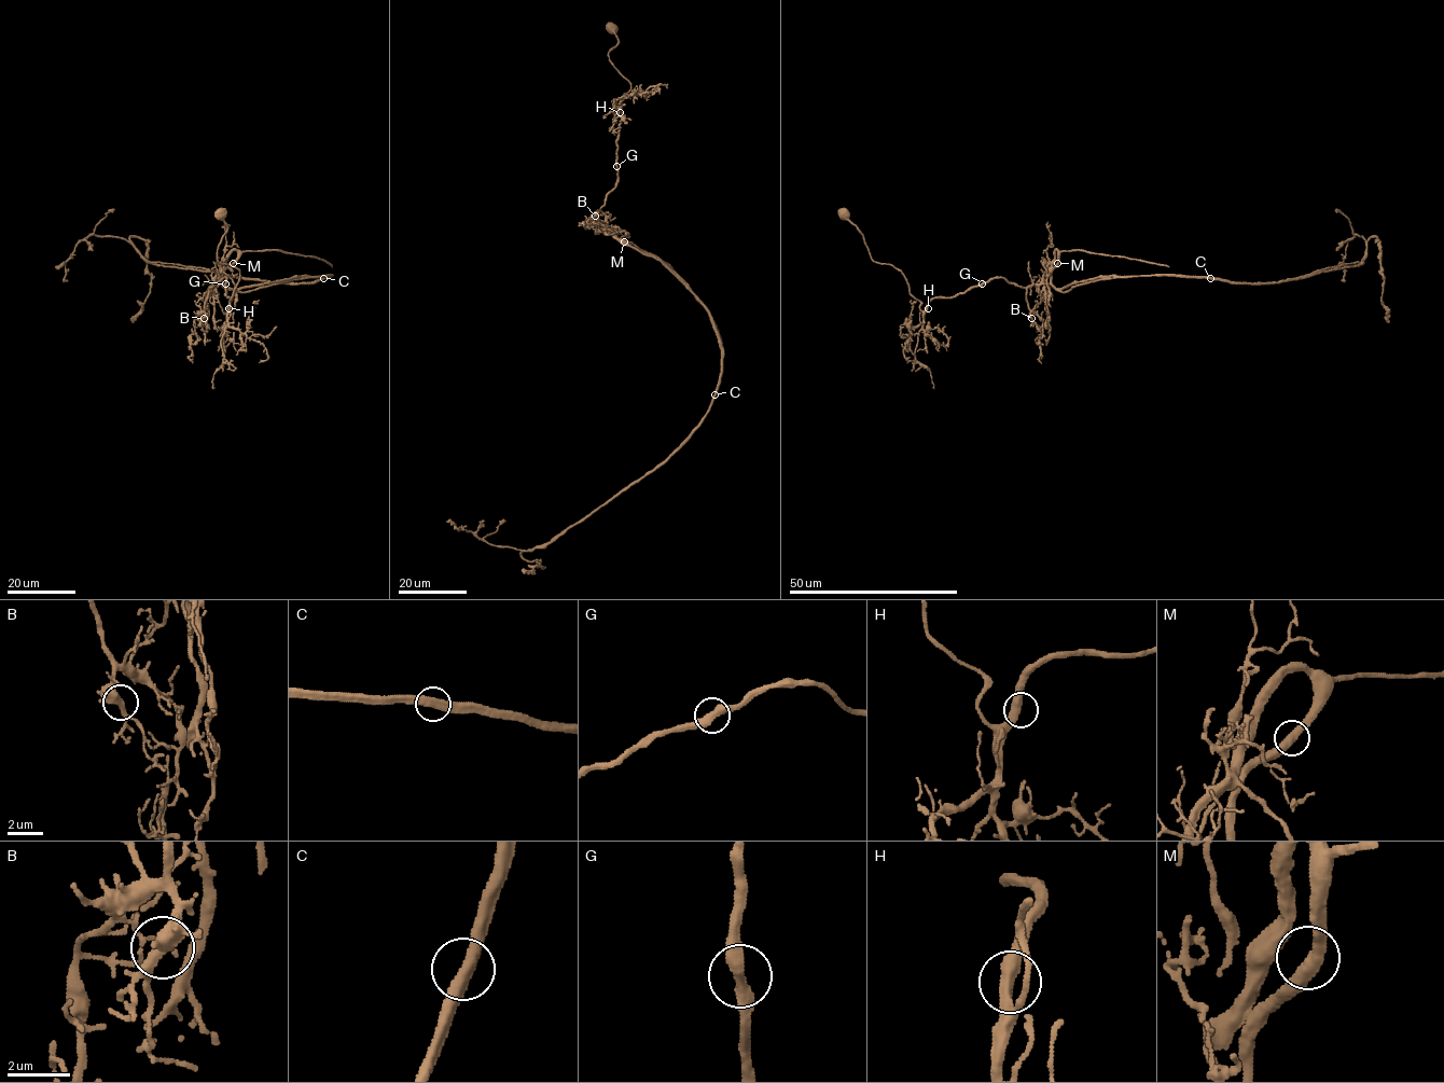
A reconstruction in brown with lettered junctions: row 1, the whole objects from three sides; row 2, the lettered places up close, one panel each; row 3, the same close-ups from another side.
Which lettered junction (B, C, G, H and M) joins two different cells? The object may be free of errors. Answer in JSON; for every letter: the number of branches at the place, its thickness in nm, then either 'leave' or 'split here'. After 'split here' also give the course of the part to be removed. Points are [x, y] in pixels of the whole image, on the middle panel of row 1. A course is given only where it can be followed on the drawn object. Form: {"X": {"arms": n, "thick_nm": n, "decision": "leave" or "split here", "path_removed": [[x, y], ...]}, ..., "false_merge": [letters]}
{"B": {"arms": 2, "thick_nm": 460, "decision": "leave"}, "C": {"arms": 2, "thick_nm": 420, "decision": "split here", "path_removed": [[714, 393], [722, 350], [706, 308], [657, 259], [613, 235], [656, 255], [685, 283], [708, 311], [723, 353]]}, "G": {"arms": 2, "thick_nm": 440, "decision": "leave"}, "H": {"arms": 2, "thick_nm": 440, "decision": "leave"}, "M": {"arms": 2, "thick_nm": 440, "decision": "leave"}, "false_merge": ["C"]}

